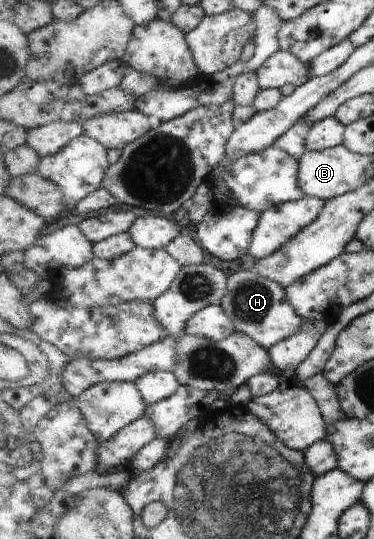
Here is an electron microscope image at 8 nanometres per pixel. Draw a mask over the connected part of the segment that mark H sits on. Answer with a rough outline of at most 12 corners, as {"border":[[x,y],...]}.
{"border":[[254,269],[229,277],[221,305],[268,350],[306,322],[284,286]]}

